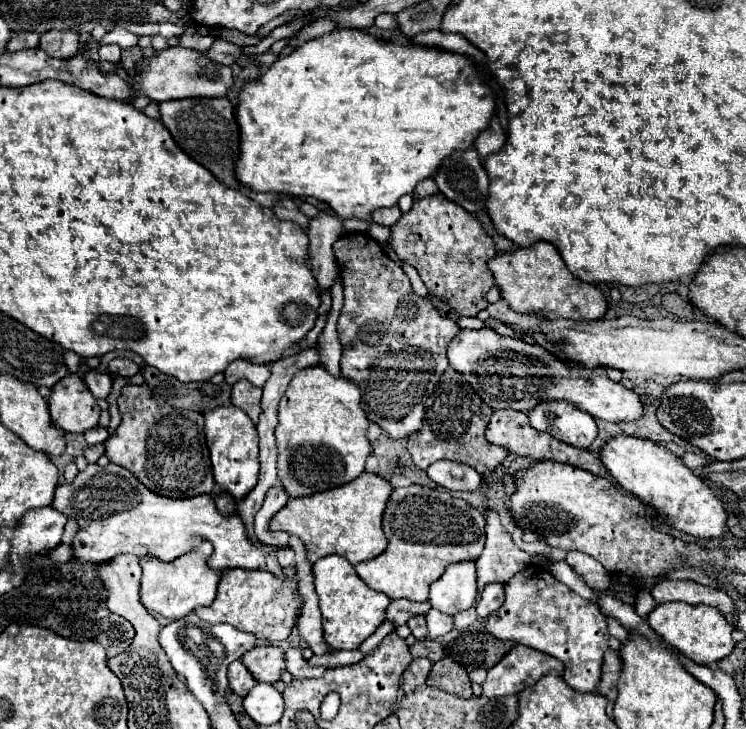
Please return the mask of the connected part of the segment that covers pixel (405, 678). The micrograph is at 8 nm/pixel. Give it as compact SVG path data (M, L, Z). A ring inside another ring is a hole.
M416 658L416 660L406 668L406 672L402 674L402 690L408 694L408 692L412 692L416 686L424 684L424 680L426 680L426 676L428 676L428 672L430 672L430 666L432 666L430 660L426 660L426 658Z

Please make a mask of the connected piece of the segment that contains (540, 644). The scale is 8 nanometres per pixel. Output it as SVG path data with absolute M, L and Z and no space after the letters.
M528 566L524 572L518 572L508 584L506 584L506 600L504 604L486 620L488 632L500 640L514 640L518 644L536 648L544 654L550 654L564 662L564 682L578 690L578 692L594 692L602 678L602 660L604 650L608 648L608 626L606 618L600 614L598 606L582 596L578 596L574 590L570 590L566 584L556 580L548 570L542 566Z

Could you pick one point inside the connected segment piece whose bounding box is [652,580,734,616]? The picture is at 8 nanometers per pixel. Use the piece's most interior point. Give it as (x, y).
(689, 591)

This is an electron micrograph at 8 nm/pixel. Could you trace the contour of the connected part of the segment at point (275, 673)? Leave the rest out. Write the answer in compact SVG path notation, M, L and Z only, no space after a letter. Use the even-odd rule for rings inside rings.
M260 646L244 652L242 662L258 682L270 682L270 684L276 684L280 680L282 670L286 668L284 650L272 646L266 648Z

